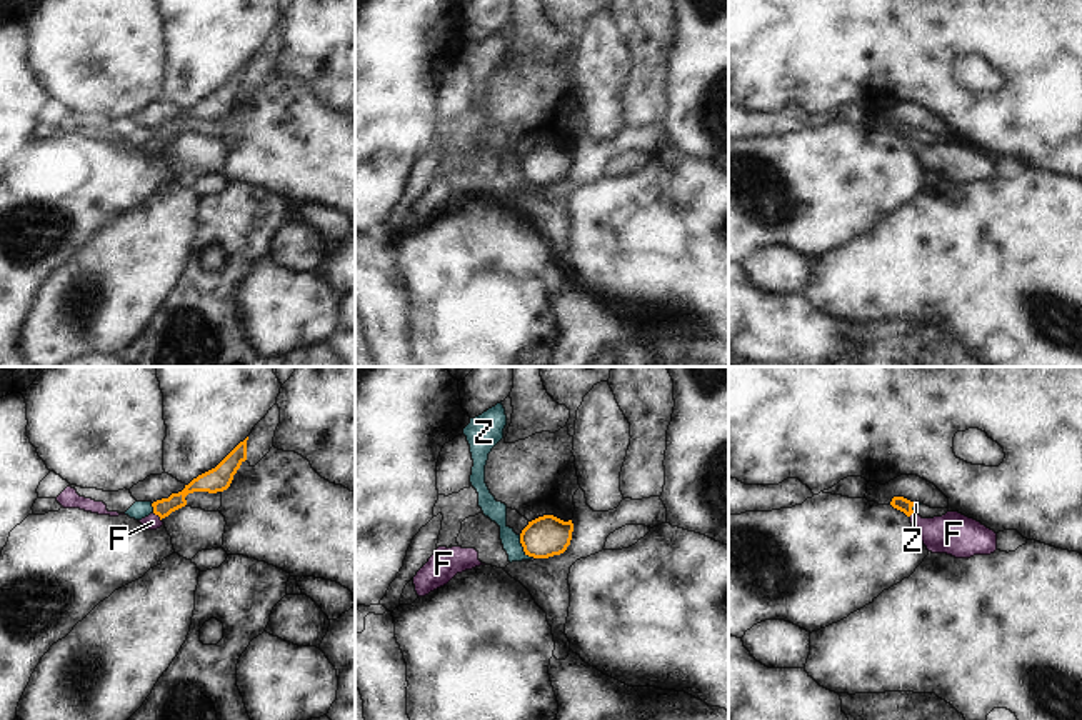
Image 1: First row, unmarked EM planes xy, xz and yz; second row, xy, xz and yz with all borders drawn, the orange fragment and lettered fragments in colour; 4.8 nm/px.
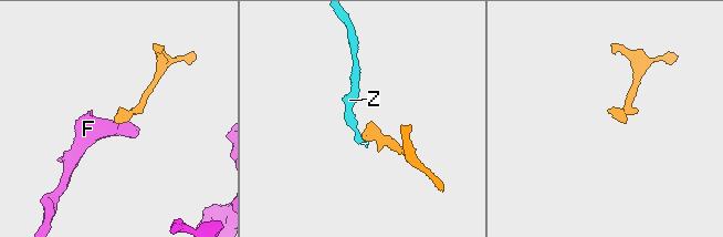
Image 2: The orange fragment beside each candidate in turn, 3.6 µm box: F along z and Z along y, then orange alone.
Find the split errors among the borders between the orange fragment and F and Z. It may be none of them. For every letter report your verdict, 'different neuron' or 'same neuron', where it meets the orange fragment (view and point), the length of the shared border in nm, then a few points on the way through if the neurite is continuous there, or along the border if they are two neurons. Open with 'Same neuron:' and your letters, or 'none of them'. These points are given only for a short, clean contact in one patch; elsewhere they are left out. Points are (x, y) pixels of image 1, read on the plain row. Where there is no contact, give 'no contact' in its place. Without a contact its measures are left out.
Same neuron: F
F: same neuron; meets orange in xy at (159, 142); contact 60 nm long; runs through xy (164, 134), (159, 142), (152, 149)
Z: different neuron; meets orange in xz at (522, 172); contact 130 nm long; border along xz (519, 162), (522, 175), (530, 184)

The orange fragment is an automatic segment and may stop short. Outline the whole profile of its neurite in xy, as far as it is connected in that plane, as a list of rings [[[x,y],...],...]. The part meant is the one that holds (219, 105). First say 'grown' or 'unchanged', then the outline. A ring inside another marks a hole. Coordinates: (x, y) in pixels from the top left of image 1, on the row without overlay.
grown; [[[247,67],[240,68],[215,95],[193,105],[185,115],[178,120],[172,120],[168,125],[162,125],[152,130],[153,138],[138,147],[148,157],[157,157],[163,152],[163,145],[172,138],[187,132],[185,123],[193,118],[208,118],[217,120],[230,113],[233,102],[240,92],[247,87]]]

